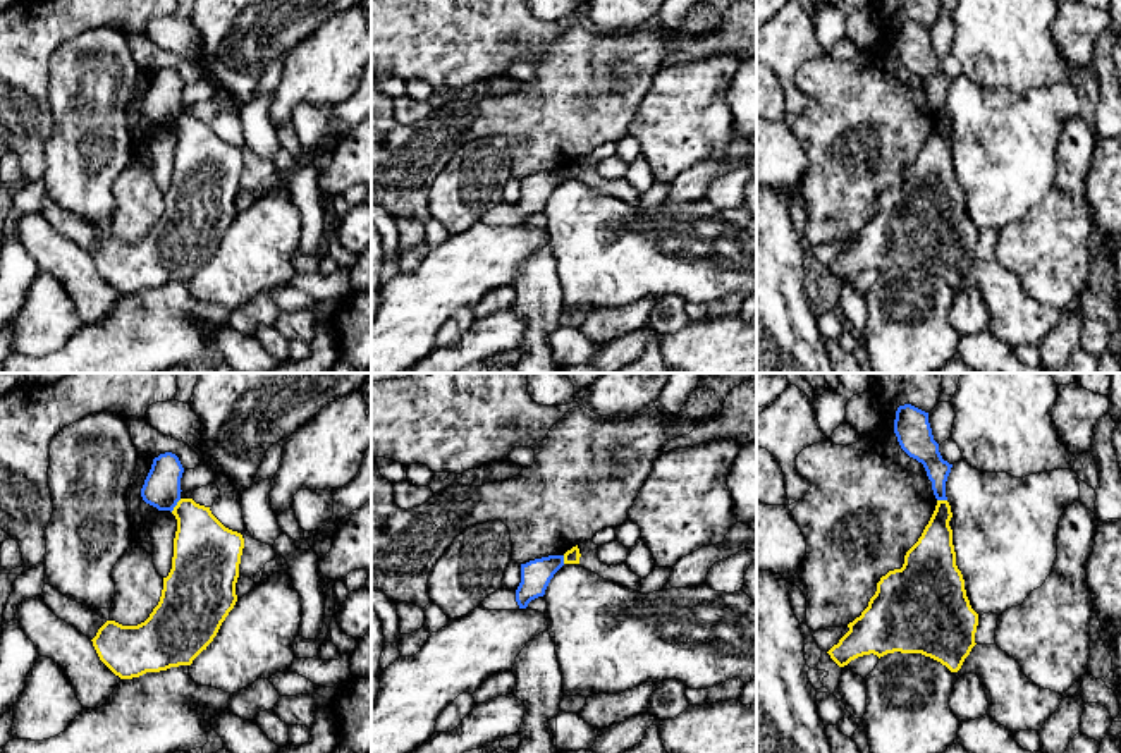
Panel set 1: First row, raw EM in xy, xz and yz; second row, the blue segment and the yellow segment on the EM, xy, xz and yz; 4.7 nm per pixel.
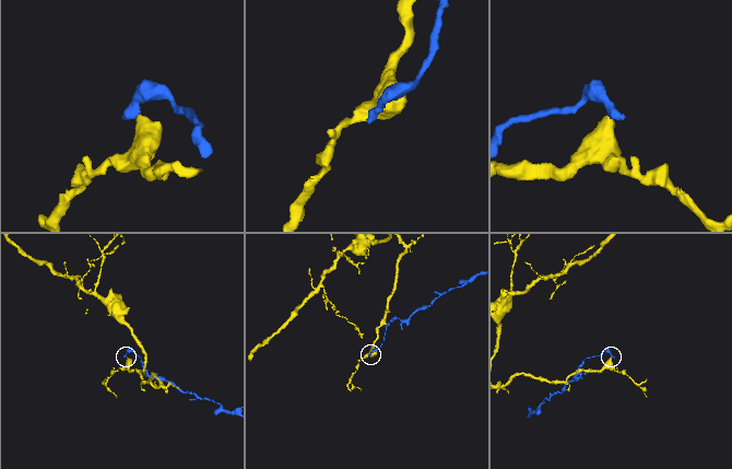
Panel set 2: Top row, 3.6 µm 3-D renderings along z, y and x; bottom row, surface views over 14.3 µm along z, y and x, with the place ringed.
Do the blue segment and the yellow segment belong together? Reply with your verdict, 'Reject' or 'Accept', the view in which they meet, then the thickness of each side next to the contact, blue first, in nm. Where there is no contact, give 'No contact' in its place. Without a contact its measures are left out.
Reject. Touches blue in xy. Thickness 180 nm (blue) against 280 nm

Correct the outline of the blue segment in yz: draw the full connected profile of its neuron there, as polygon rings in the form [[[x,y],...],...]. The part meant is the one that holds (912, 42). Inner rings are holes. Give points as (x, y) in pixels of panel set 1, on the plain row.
[[[904,19],[896,26],[894,48],[901,64],[923,79],[937,115],[947,115],[946,96],[953,79],[942,74],[939,58],[934,55],[928,28]]]

